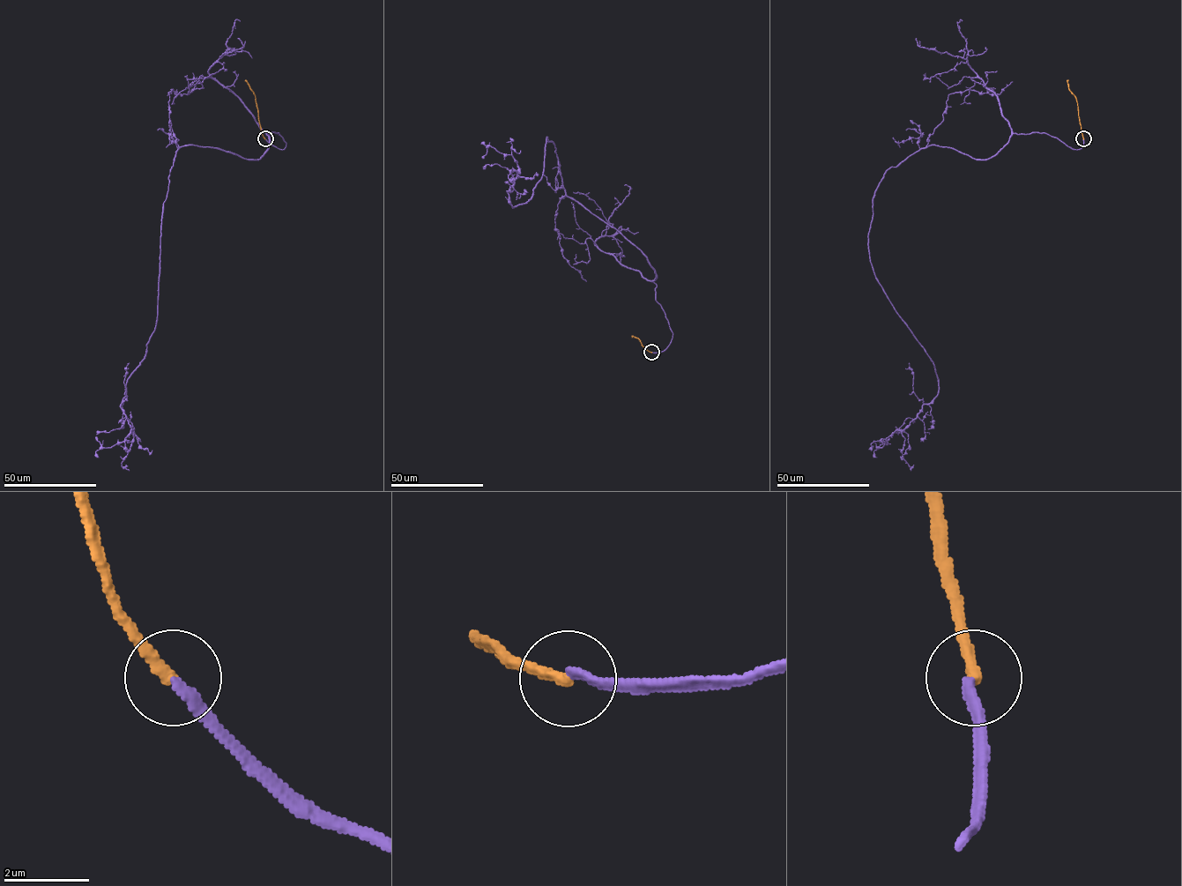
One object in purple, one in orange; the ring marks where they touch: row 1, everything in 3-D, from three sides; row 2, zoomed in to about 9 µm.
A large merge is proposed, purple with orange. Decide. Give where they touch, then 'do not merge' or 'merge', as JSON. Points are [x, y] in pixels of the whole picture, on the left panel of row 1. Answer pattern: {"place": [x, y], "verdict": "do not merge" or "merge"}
{"place": [265, 138], "verdict": "do not merge"}

